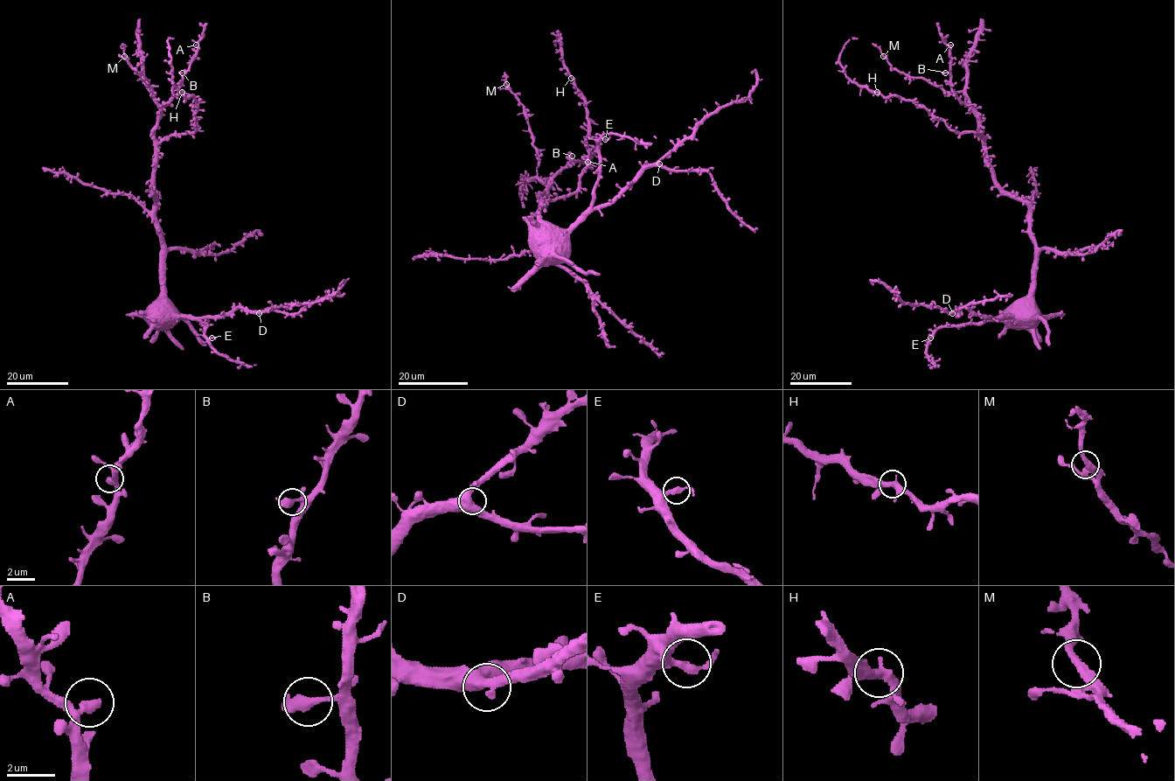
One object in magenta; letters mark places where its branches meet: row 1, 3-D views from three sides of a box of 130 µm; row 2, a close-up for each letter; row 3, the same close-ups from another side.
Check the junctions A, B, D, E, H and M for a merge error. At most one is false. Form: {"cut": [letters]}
{"cut": []}

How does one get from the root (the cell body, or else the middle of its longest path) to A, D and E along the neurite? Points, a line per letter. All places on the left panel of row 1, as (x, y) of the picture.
A: (158, 221), (154, 193), (155, 126), (159, 110), (177, 92), (182, 75), (196, 53), (196, 45)
D: (158, 221), (166, 297), (177, 314), (223, 317), (239, 308), (259, 313)
E: (158, 221), (165, 296), (178, 316), (192, 317), (204, 323), (205, 334), (212, 338)

